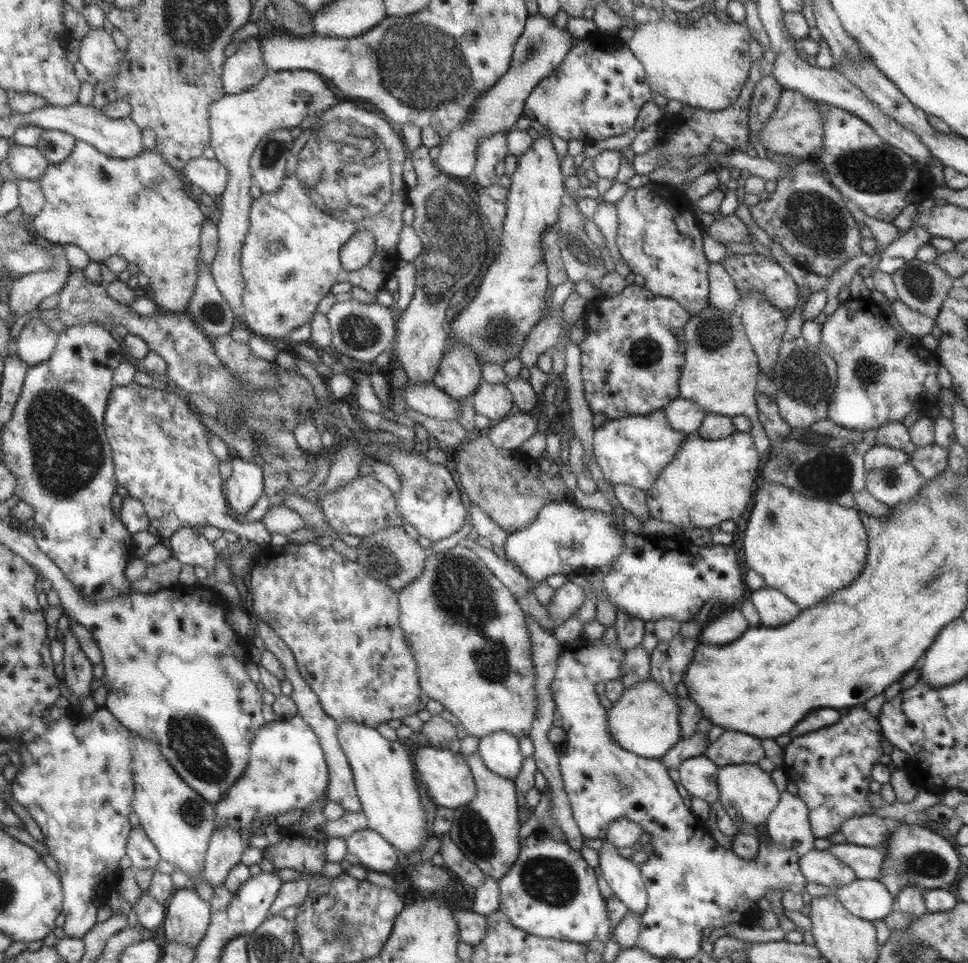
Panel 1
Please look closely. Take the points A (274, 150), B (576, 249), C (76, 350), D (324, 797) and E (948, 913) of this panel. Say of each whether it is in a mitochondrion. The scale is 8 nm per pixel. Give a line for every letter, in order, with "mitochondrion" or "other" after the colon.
A: mitochondrion
B: mitochondrion
C: other
D: other
E: other

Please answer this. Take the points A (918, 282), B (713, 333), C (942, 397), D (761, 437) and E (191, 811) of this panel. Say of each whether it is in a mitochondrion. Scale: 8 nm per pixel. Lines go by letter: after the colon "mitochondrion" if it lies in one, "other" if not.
A: mitochondrion
B: mitochondrion
C: other
D: other
E: mitochondrion

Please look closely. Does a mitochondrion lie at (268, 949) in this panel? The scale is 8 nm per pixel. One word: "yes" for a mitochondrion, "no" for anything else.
yes

